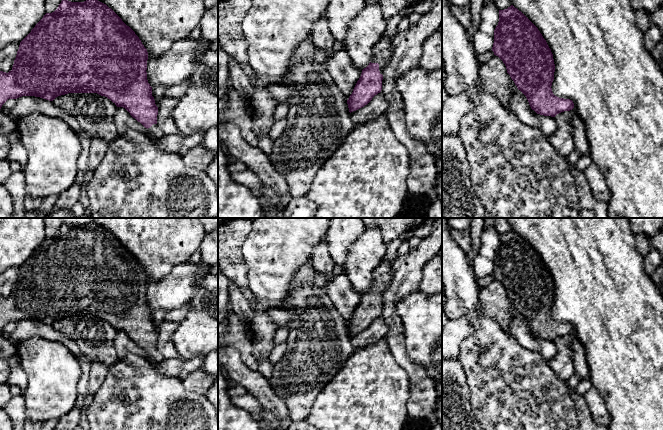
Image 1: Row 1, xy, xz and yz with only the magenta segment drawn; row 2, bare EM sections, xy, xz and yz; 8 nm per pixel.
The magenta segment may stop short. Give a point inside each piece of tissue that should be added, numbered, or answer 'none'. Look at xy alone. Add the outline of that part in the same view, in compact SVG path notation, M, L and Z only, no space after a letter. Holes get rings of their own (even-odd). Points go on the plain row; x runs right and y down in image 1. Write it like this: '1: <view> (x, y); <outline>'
1: xy (154, 355); M153 348L150 352L147 353L150 360L155 364L159 364L162 360L164 360L163 356L159 353L157 348Z

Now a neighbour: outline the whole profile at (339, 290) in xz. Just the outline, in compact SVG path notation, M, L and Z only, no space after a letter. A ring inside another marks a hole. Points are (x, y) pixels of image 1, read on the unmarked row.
M344 273L333 276L325 286L325 290L337 311L348 324L362 295L353 289Z

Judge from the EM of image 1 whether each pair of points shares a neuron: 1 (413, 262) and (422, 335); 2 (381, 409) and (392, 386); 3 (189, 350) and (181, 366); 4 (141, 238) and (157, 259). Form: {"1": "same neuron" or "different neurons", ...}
{"1": "different neurons", "2": "same neuron", "3": "different neurons", "4": "same neuron"}

